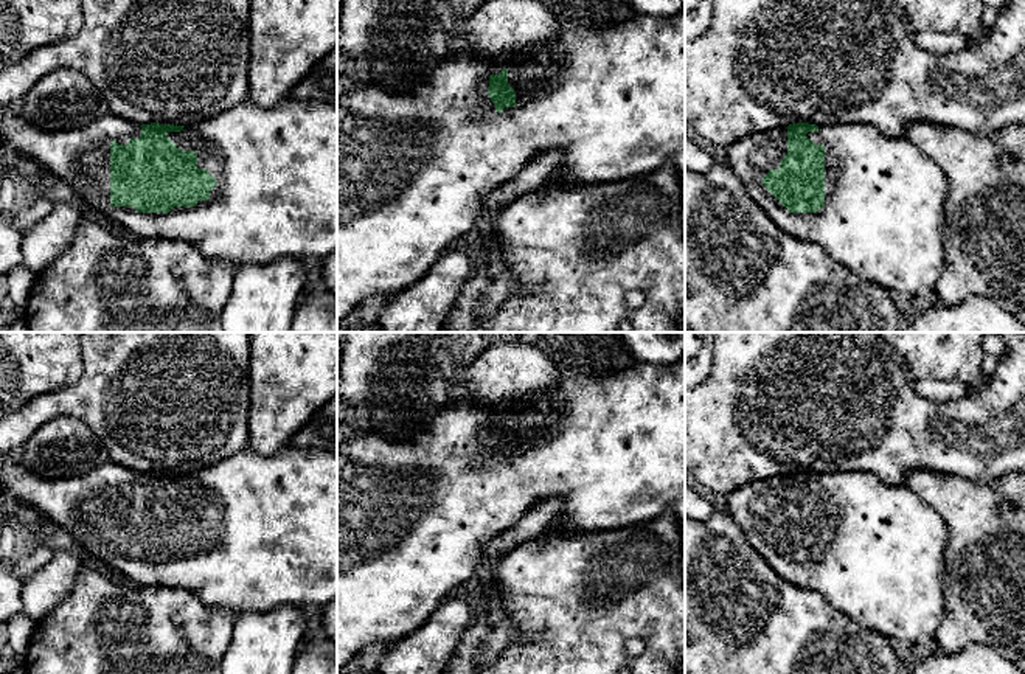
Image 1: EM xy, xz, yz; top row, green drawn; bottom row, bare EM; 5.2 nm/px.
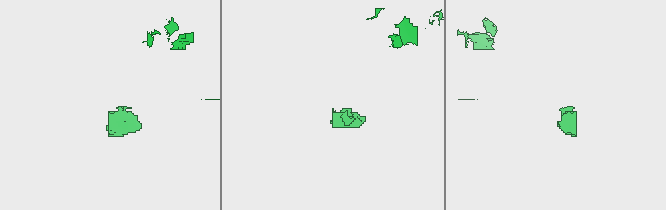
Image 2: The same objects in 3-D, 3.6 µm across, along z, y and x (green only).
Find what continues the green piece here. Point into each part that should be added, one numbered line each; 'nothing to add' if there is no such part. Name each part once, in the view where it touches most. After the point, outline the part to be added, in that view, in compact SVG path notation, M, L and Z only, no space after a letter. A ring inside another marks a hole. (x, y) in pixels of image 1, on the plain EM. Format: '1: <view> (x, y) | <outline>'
1: xy (275, 516) | M286 446L272 455L261 455L250 447L203 467L185 474L166 485L180 499L197 502L197 516L207 517L216 526L208 548L196 554L174 554L169 561L138 561L134 554L110 553L110 489L127 492L141 485L141 472L116 463L106 463L78 477L48 480L25 469L17 452L0 453L0 489L70 533L90 554L118 570L132 585L165 585L193 590L199 599L213 609L239 612L267 612L281 606L325 607L337 601L337 452Z

